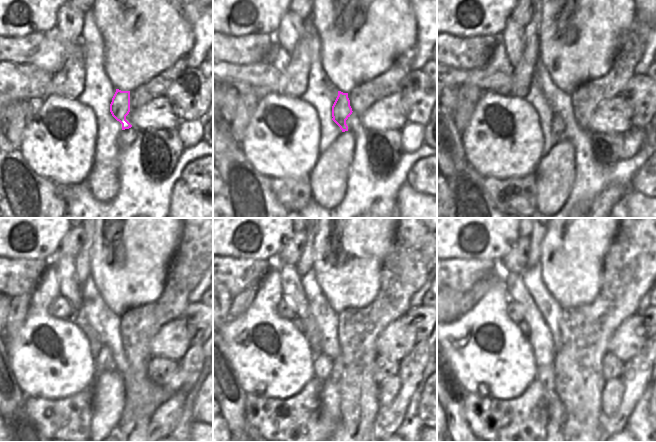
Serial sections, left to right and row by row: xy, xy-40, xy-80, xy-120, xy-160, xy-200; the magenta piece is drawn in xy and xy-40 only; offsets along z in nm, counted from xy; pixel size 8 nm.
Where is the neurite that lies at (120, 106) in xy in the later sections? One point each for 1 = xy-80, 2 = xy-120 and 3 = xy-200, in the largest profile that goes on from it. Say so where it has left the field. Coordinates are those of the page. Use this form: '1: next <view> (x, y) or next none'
1: next xy-80 (557, 124)
2: next xy-120 (103, 361)
3: next xy-200 (545, 375)

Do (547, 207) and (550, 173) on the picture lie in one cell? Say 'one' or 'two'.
one

